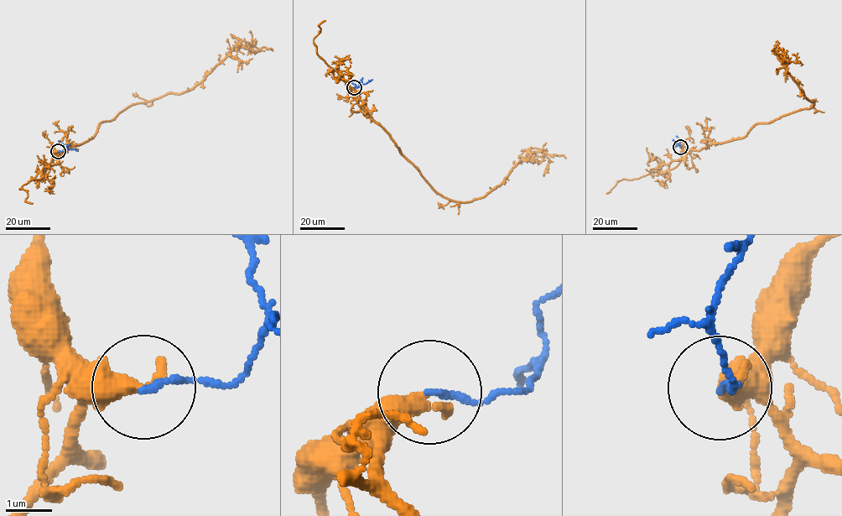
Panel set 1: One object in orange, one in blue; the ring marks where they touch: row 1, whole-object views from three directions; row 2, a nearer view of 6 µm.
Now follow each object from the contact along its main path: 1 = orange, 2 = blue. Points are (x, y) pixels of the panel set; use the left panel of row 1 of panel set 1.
1: (58, 151), (54, 153), (85, 142), (101, 123), (110, 122), (129, 106), (192, 89), (242, 41), (272, 50)
2: (58, 151), (66, 148), (78, 151)

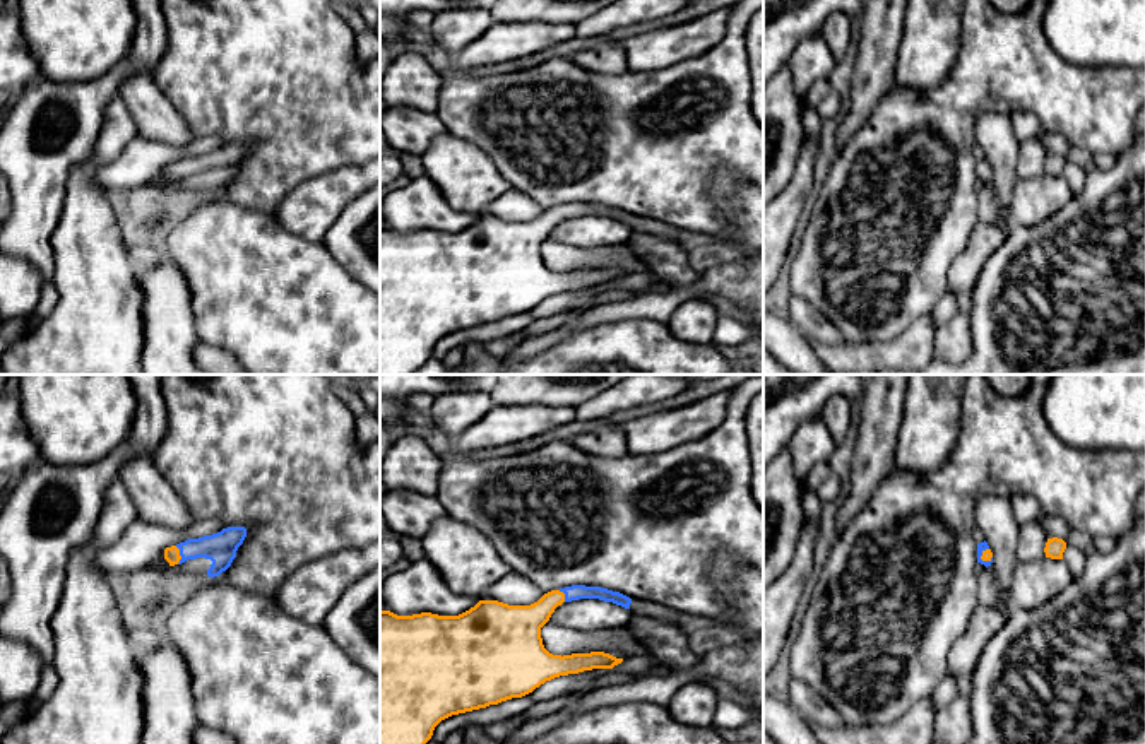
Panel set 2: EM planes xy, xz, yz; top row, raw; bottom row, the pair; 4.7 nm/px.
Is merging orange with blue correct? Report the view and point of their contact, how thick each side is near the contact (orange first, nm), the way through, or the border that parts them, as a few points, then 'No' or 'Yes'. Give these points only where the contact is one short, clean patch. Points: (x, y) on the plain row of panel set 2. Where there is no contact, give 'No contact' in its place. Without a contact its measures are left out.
Touches orange at xy (178, 171). Thickness 80 nm (orange) against 150 nm. Path across: xy (172, 171), (178, 171), (194, 165), (219, 165). Yes

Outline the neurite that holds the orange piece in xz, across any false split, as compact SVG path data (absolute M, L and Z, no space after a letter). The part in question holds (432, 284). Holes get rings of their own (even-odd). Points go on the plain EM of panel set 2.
M572 202L544 210L531 222L508 222L498 217L479 217L459 233L421 229L397 233L380 227L380 375L412 375L433 352L435 344L459 330L522 315L536 304L560 292L578 291L592 286L613 286L623 275L604 269L553 272L541 255L541 245L563 219L599 216L630 226L632 216L601 204Z

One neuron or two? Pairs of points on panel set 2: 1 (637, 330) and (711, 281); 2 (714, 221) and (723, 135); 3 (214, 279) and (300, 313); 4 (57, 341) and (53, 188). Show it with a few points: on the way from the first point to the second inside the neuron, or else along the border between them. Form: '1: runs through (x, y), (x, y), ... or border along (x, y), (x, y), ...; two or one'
1: border along (611, 320), (654, 318), (664, 324); two
2: runs through (700, 200), (702, 156); one
3: runs through (235, 279), (247, 279), (279, 305); one
4: border along (65, 188), (64, 211), (50, 240), (52, 267); two

